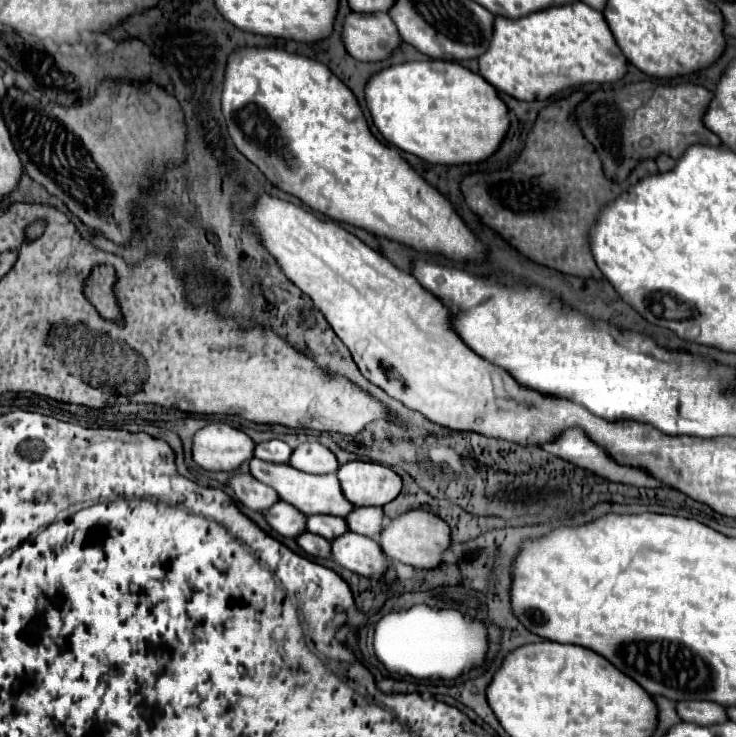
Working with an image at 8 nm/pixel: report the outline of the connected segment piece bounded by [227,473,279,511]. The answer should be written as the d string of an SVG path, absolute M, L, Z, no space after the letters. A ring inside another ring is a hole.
M233 473L227 479L227 485L233 489L235 497L253 511L267 509L267 505L279 501L279 497L275 497L275 491L271 487L255 481L255 477L251 477L249 473Z

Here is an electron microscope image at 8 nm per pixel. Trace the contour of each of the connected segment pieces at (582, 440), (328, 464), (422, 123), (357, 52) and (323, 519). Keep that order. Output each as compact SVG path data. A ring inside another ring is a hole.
M579 427L579 429L565 429L563 433L557 435L557 439L555 439L553 443L543 443L541 449L545 449L545 451L551 453L551 455L557 455L557 457L561 457L561 459L565 459L565 461L571 461L571 463L575 463L575 465L579 465L579 467L583 467L583 469L589 469L589 471L593 471L593 473L597 473L597 475L609 479L609 481L615 481L615 483L625 483L625 485L635 485L635 487L669 487L669 485L657 481L657 479L655 479L653 475L649 475L645 469L629 467L629 465L619 465L619 463L609 455L609 451L607 451L603 445L591 441L589 435L587 435L581 427Z
M307 441L301 443L289 457L289 465L305 471L305 473L313 473L313 475L325 475L325 473L335 473L335 469L339 469L339 463L335 459L335 455L321 445L319 441Z
M427 59L391 65L365 83L365 103L377 131L397 149L429 163L477 163L497 151L509 115L497 91L477 73L455 61Z
M349 13L343 21L343 47L357 61L381 61L401 43L387 13Z
M309 515L305 519L305 527L307 527L307 531L321 535L325 539L339 537L339 533L347 531L343 517L335 517L335 515Z

